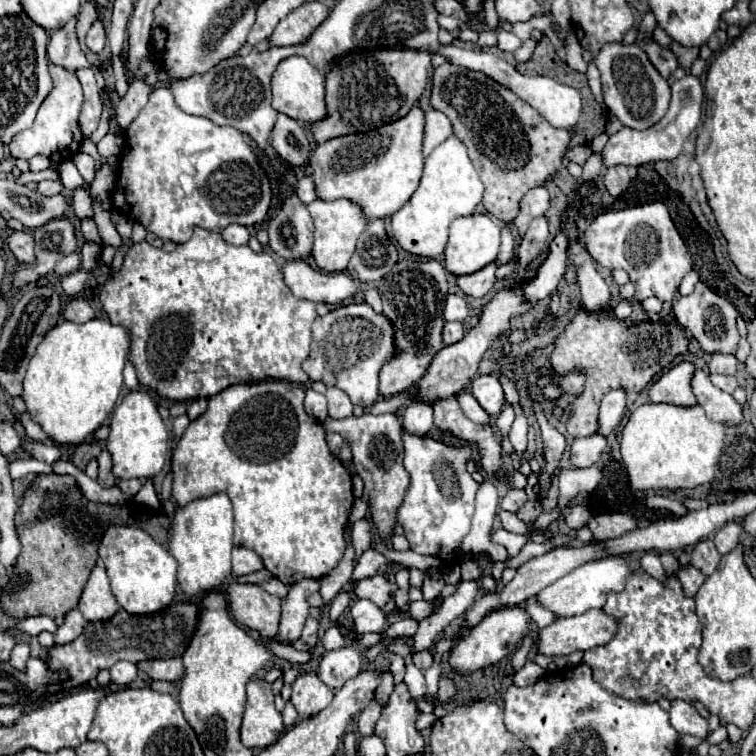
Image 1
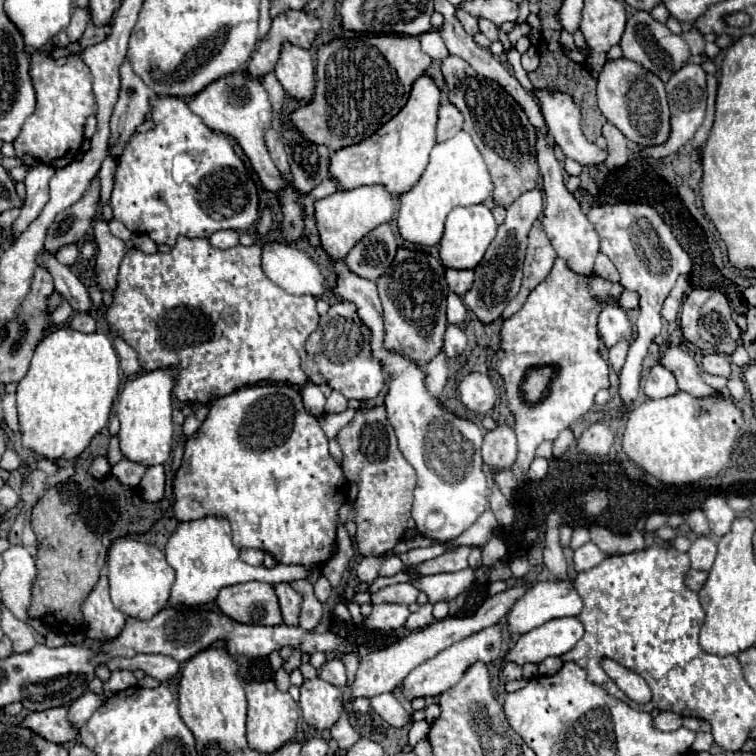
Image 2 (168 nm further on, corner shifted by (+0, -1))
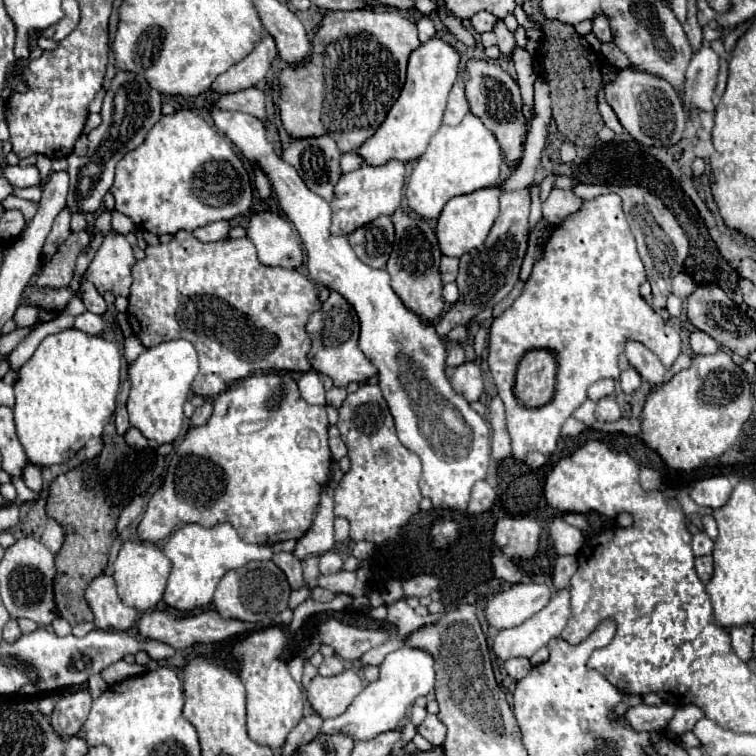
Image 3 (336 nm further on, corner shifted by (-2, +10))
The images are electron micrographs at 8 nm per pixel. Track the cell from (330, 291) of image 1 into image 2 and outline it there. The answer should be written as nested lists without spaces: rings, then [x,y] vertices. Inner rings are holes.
[[[289,244],[263,246],[263,272],[293,296],[321,298],[327,290],[319,266],[305,252]]]

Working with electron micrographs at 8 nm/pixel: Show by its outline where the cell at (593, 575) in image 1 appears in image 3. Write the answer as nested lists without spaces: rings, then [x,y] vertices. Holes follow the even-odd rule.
[[[517,583],[485,601],[485,619],[495,629],[521,625],[533,613],[541,611],[549,601],[549,589],[543,583]]]

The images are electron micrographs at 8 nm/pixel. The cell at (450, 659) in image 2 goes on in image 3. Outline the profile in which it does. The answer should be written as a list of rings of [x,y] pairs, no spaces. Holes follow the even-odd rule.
[[[401,647],[393,653],[389,653],[383,663],[379,665],[379,679],[371,681],[345,709],[345,713],[325,719],[321,733],[335,735],[345,733],[355,743],[357,741],[371,741],[379,733],[397,729],[407,715],[407,709],[413,707],[415,699],[421,695],[427,695],[433,691],[435,683],[435,669],[433,669],[433,657],[421,649],[413,647]]]

